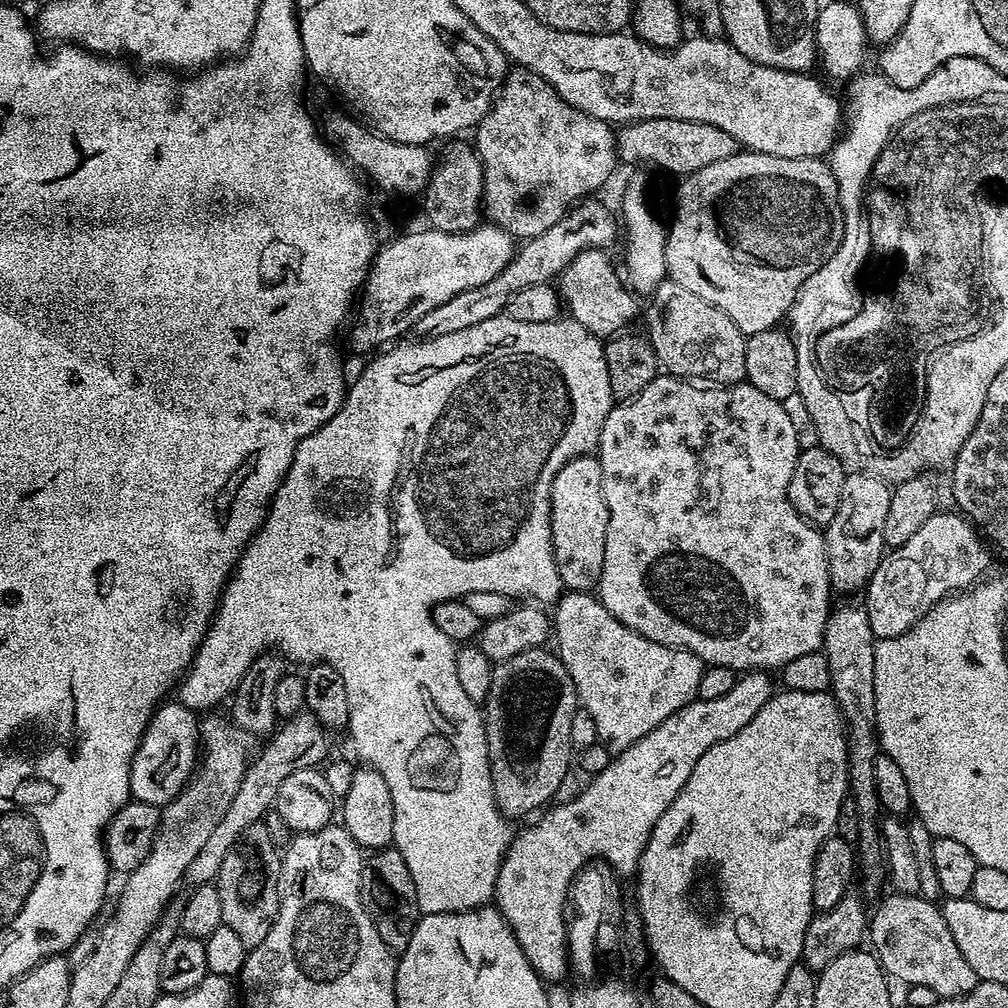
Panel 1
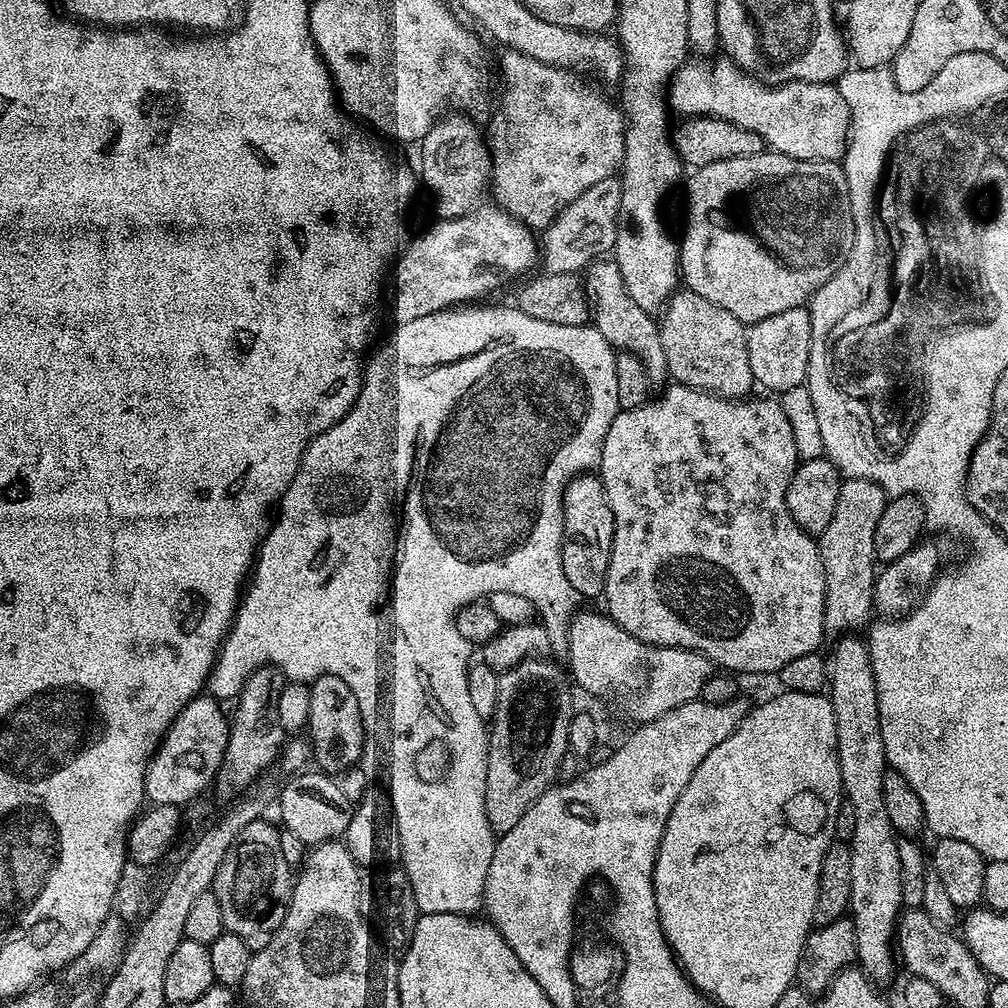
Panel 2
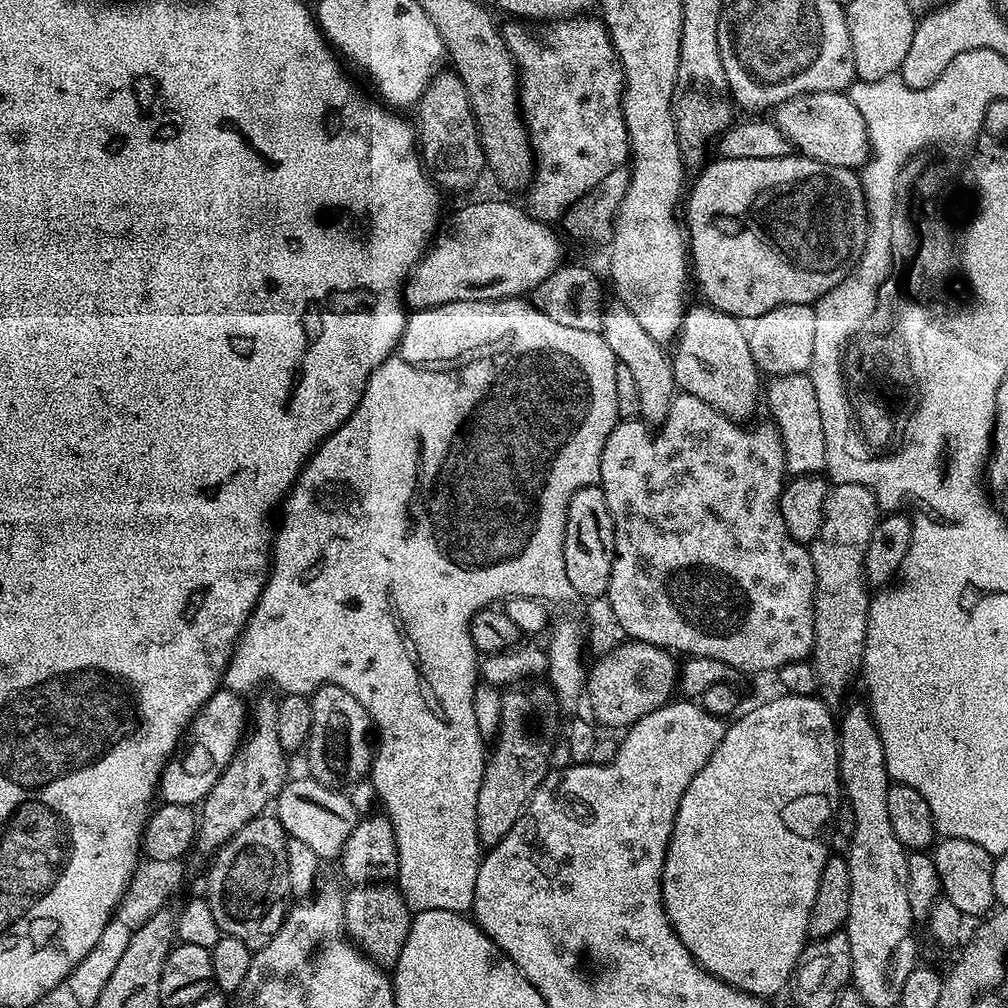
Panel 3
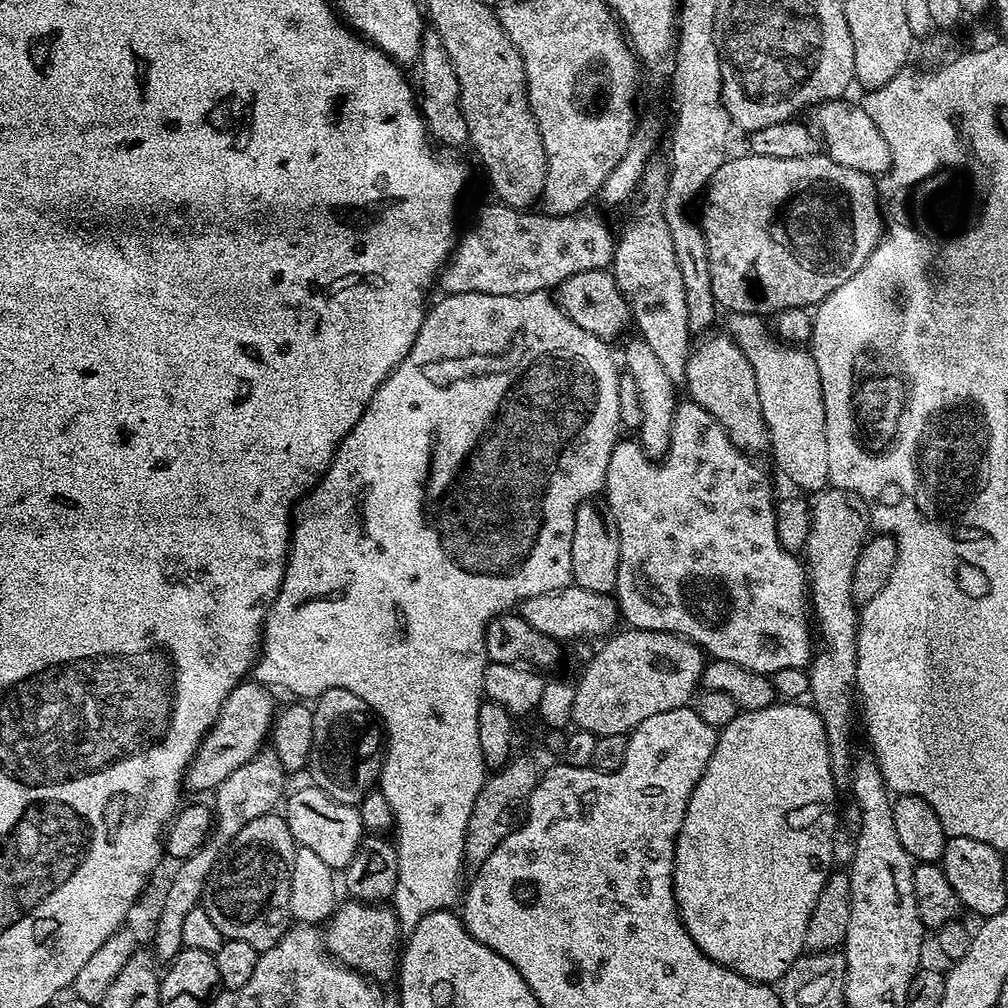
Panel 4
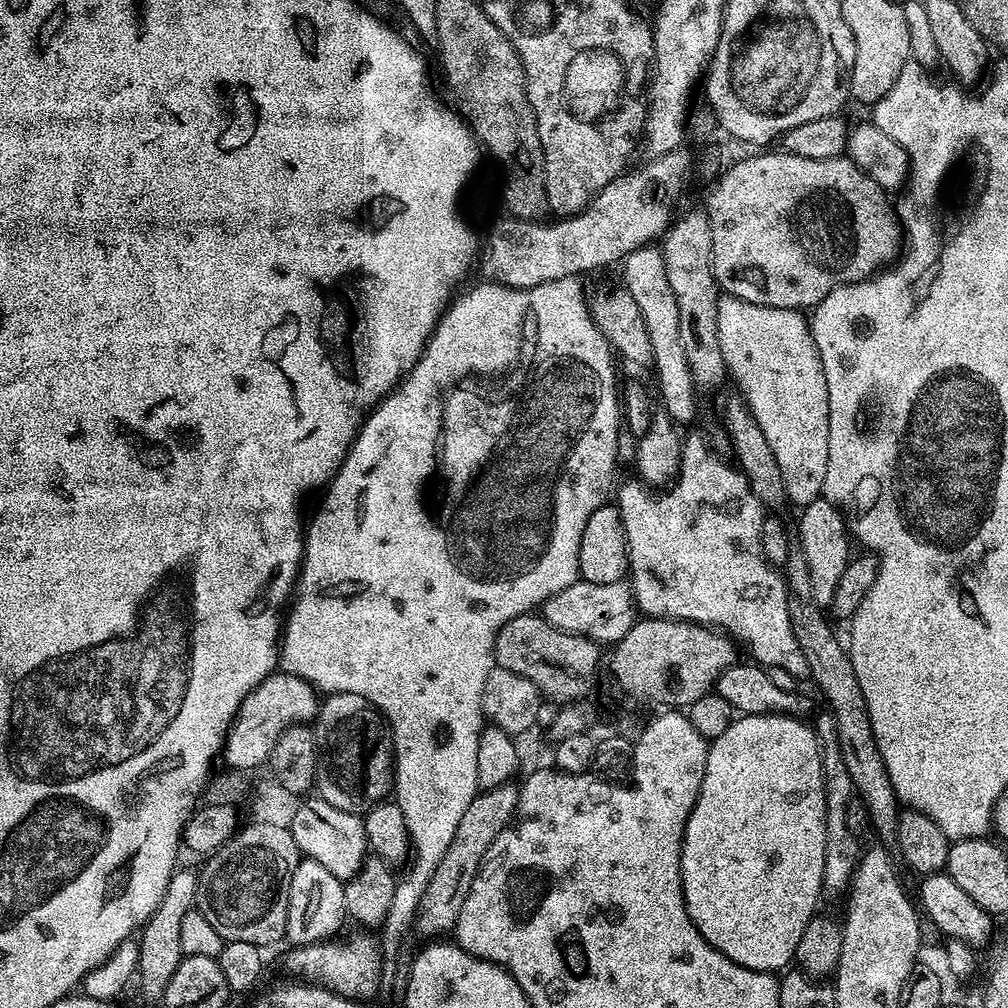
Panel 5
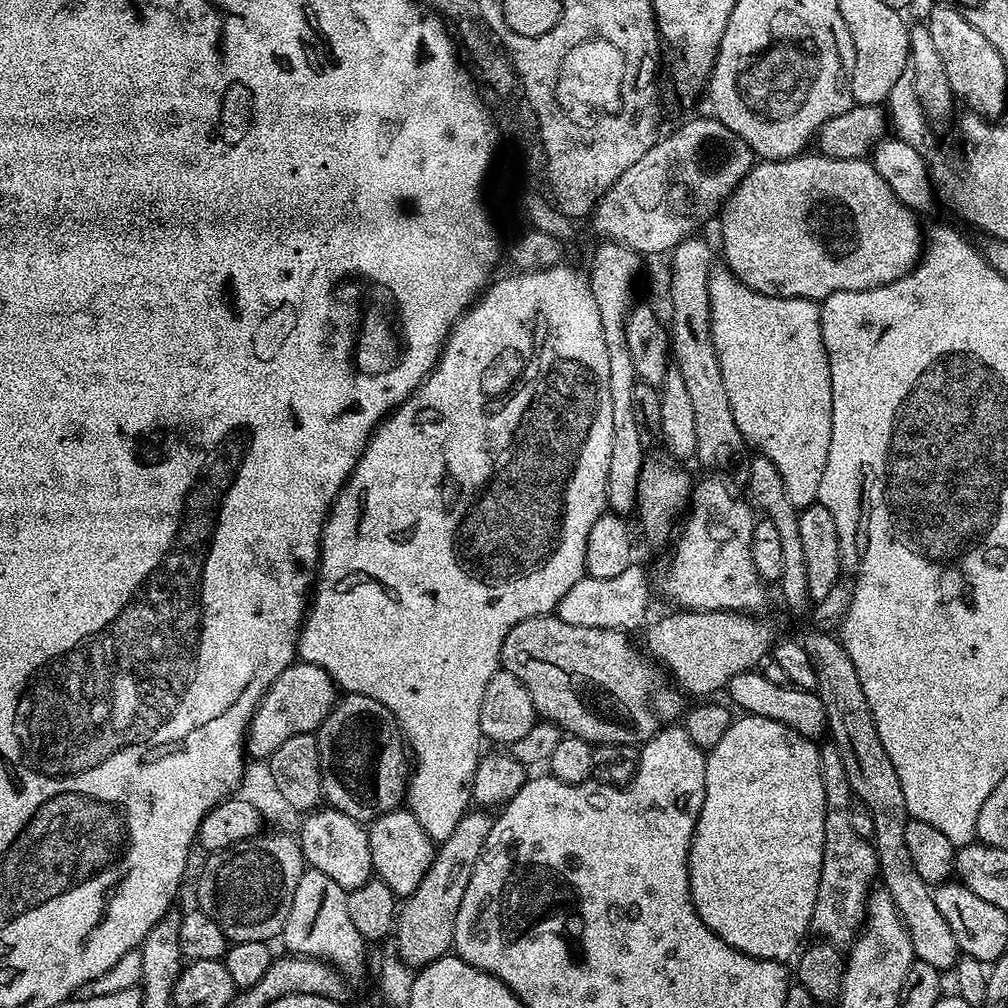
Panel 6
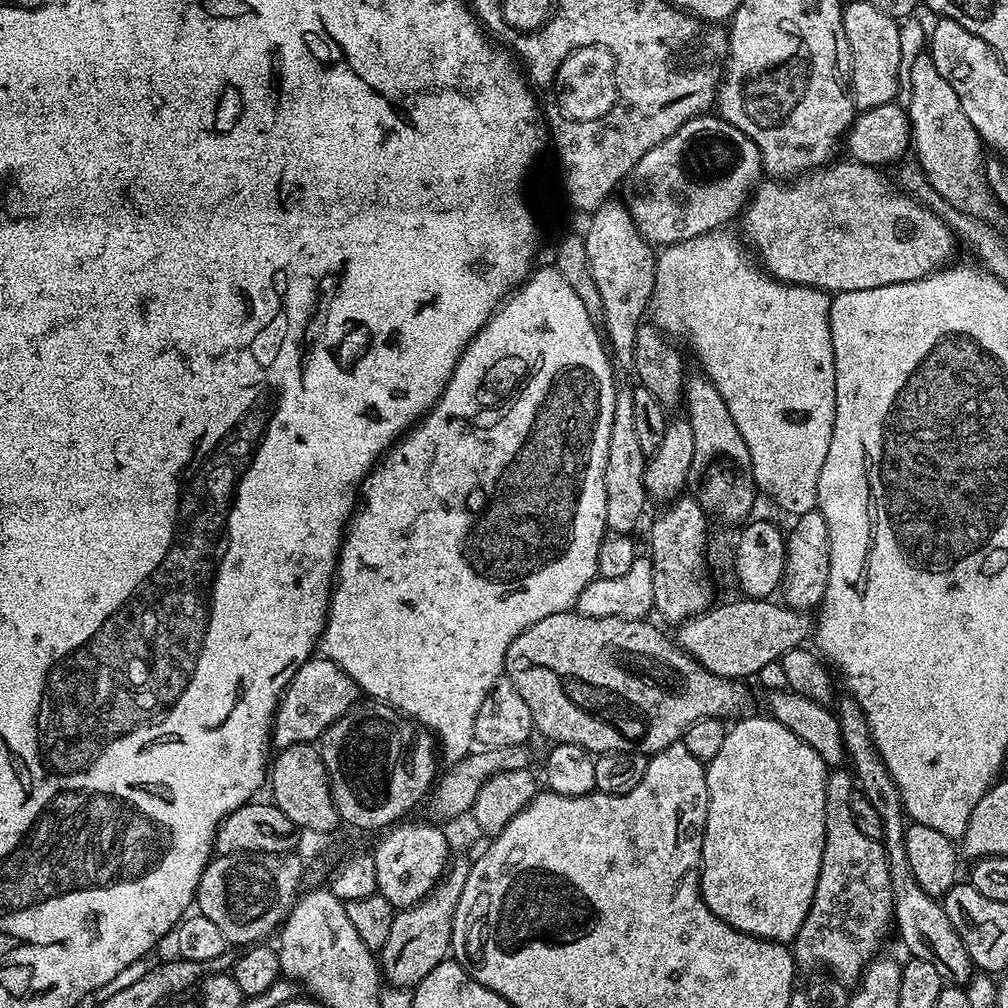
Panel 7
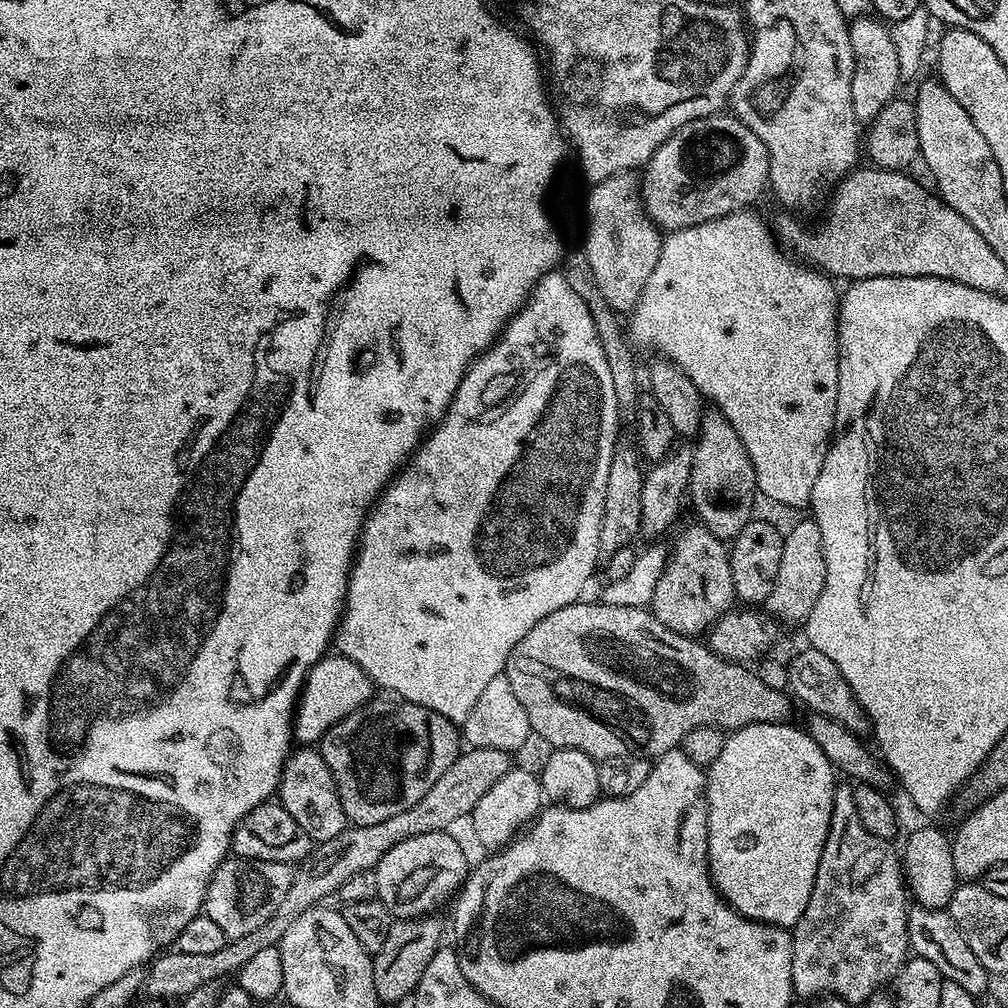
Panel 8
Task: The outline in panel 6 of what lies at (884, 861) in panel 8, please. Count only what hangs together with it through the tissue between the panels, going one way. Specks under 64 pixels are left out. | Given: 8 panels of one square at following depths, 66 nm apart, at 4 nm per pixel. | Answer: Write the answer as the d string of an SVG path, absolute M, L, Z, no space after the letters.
M831 742L820 748L820 773L826 798L826 814L822 874L818 882L818 898L814 902L811 931L817 932L821 941L848 946L855 941L864 926L868 898L874 888L872 880L874 884L878 876L876 849L850 826L849 808L854 803L850 778L846 778L846 766L842 766L842 758Z

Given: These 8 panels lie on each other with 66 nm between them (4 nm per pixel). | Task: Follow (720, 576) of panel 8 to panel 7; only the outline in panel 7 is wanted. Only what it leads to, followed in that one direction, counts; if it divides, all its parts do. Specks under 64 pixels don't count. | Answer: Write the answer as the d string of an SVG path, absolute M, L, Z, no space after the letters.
M681 494L652 524L653 588L655 611L679 626L713 607L712 588L704 581L704 547L708 544L710 517L691 494Z

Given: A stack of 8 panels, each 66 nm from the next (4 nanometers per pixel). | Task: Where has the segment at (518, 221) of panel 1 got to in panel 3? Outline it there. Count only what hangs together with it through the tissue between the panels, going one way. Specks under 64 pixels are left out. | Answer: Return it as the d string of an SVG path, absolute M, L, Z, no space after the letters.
M561 18L555 21L549 27L552 29L548 32L548 45L545 48L528 44L528 36L524 32L508 32L506 36L522 85L519 109L528 129L535 159L534 175L526 192L526 211L544 224L559 221L572 204L594 190L594 186L598 186L598 182L602 182L610 170L625 167L630 156L628 127L622 110L624 70L620 67L620 58L616 55L608 29L599 19L588 19Z

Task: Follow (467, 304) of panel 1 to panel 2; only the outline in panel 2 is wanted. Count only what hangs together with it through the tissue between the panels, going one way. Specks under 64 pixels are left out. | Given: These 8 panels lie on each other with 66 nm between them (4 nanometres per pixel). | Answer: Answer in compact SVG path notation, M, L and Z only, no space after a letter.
M616 178L597 182L590 186L590 190L578 194L570 206L556 215L551 226L543 229L542 243L538 248L542 260L544 256L543 271L547 274L580 274L589 264L607 257L616 246L621 198L622 190Z

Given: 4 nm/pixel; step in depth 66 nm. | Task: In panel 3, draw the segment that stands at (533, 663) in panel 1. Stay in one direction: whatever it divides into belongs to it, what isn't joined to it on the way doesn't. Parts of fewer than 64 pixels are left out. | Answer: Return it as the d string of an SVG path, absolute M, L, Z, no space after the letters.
M524 682L509 687L501 695L500 702L500 730L494 737L496 745L493 748L491 745L482 774L482 786L478 790L476 833L485 849L495 848L498 842L502 842L524 815L532 795L539 790L550 771L548 759L558 737L556 695L547 683Z

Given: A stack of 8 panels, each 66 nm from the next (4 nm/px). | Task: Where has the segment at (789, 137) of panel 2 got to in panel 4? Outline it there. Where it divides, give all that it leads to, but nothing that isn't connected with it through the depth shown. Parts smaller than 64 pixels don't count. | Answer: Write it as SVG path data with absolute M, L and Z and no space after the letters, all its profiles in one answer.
M847 99L827 100L815 109L815 127L826 149L826 155L842 166L850 166L850 170L862 170L867 176L879 178L892 166L890 146L886 146L886 138L882 138L882 130L866 114L859 103L847 104Z

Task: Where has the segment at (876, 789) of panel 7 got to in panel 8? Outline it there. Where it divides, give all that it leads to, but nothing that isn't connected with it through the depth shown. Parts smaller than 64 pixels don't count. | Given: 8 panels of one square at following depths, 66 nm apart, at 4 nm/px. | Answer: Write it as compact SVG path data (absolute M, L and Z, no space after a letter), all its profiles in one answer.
M919 906L909 907L908 910L908 947L913 953L933 966L938 966L945 980L958 982L962 990L966 990L974 997L980 998L988 991L990 974L978 962L974 950L966 946L966 938L962 938L962 930L954 926L954 918L946 910L930 910Z

